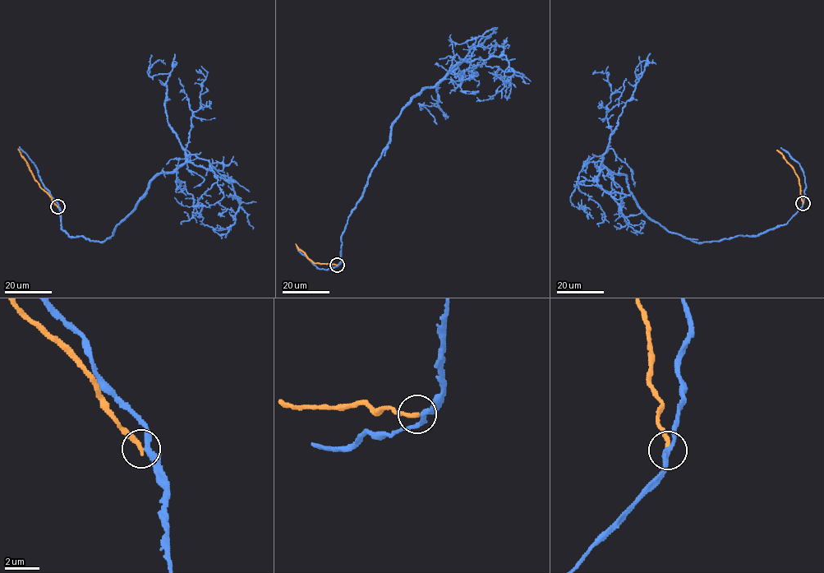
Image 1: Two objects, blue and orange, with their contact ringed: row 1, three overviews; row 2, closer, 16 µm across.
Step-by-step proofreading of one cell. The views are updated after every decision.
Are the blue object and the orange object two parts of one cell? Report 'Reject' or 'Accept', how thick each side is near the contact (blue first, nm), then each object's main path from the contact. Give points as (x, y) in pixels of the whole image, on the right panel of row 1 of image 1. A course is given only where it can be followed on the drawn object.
Reject. Thickness 280 nm (blue) against 280 nm. Course of blue: (803, 203), (785, 224), (719, 241), (651, 220), (602, 163), (637, 67), (655, 64). Course of orange: (803, 203), (799, 178), (776, 150)

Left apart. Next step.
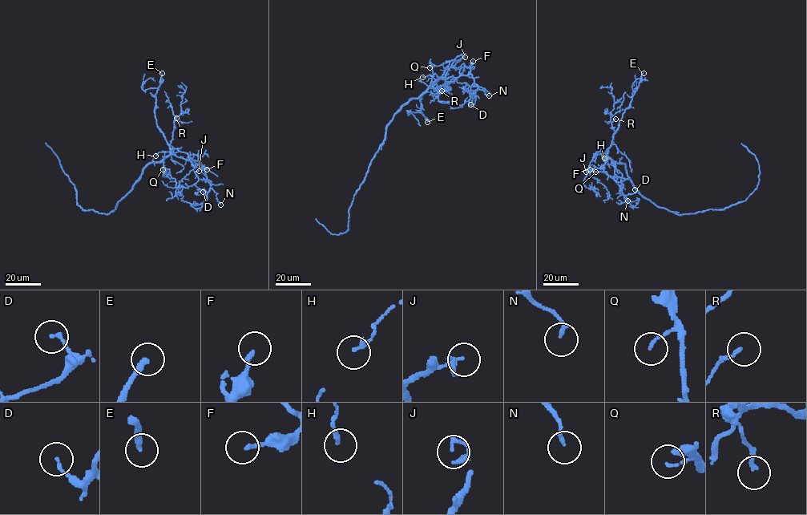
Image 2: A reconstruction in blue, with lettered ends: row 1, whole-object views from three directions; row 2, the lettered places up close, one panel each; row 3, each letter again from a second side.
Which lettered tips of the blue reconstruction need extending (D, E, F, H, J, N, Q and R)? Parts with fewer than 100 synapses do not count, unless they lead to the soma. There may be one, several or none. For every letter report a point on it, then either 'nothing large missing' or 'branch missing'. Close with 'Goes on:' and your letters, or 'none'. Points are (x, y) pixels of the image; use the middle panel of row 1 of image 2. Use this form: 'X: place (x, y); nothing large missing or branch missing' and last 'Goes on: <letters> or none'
D: place (470, 104); nothing large missing
E: place (427, 122); branch missing
F: place (473, 61); nothing large missing
H: place (422, 77); nothing large missing
J: place (465, 57); nothing large missing
N: place (489, 95); nothing large missing
Q: place (429, 67); nothing large missing
R: place (441, 91); nothing large missing
Goes on: E

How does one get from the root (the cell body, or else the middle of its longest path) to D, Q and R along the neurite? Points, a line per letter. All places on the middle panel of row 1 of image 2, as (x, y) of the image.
D: (393, 116), (437, 79), (461, 75), (471, 75), (478, 87), (475, 103), (470, 104)
Q: (393, 116), (409, 99), (417, 99), (430, 87), (433, 73), (432, 66), (429, 67)
R: (393, 116), (409, 99), (417, 99), (437, 80), (441, 91)

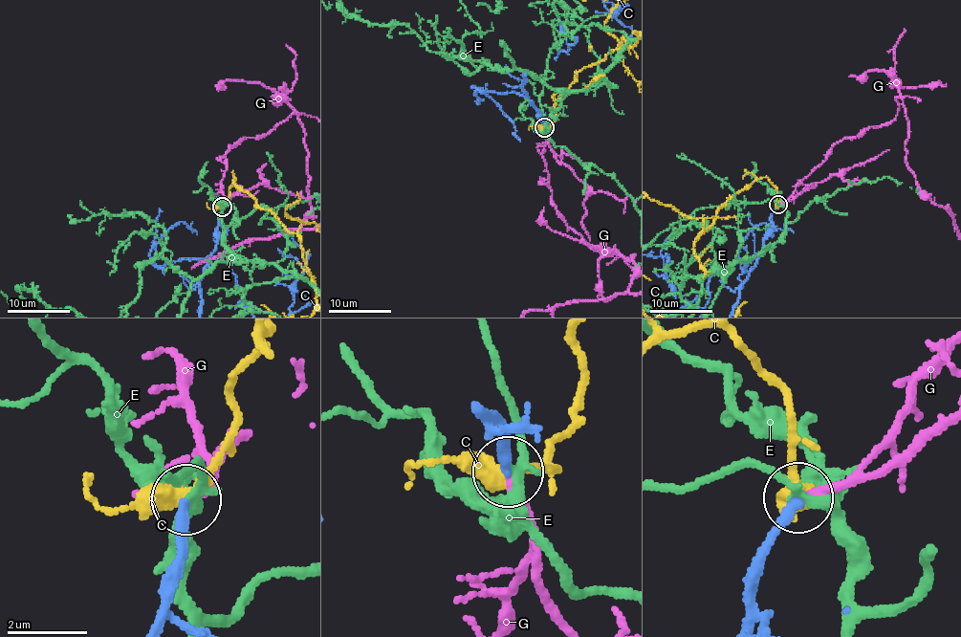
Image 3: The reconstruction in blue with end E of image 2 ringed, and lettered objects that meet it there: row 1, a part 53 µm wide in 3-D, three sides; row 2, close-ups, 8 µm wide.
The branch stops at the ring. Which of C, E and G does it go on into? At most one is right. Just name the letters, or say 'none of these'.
G

